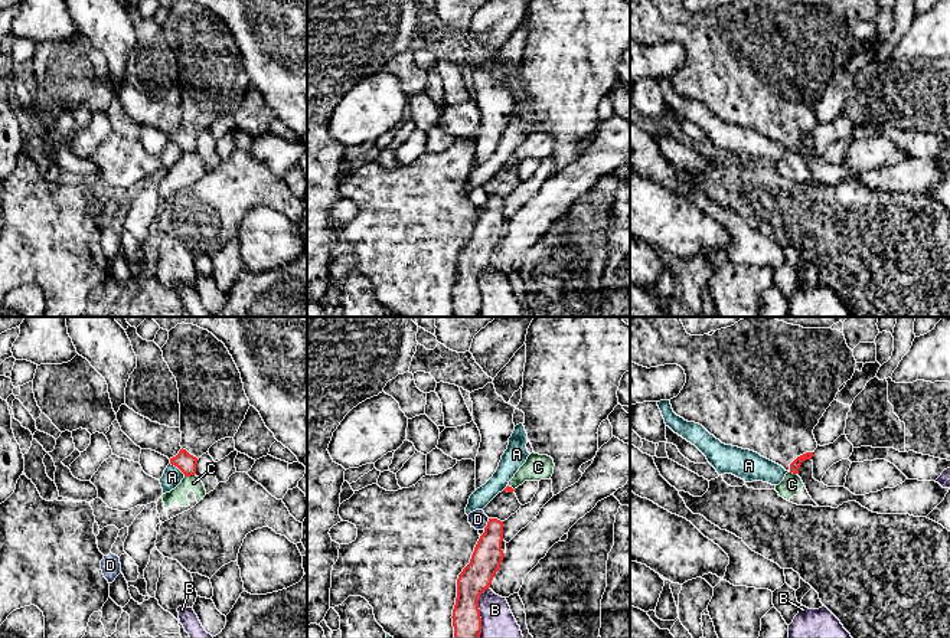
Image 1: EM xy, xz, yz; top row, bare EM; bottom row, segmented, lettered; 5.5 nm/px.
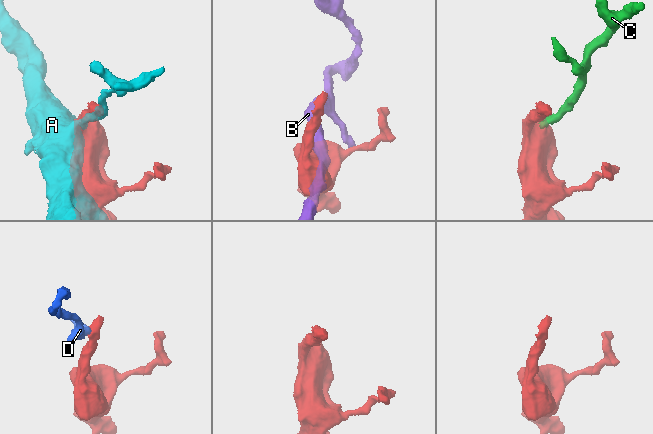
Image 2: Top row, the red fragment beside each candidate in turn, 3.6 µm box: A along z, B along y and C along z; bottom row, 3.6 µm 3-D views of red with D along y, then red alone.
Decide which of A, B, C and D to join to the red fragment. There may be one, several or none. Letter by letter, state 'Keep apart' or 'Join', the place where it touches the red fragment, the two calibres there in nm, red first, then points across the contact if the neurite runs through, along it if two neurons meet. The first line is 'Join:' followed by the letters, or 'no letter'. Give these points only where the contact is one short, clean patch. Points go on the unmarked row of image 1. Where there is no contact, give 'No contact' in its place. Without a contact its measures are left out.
Join: no letter
A: Keep apart. Touches red at xy (178, 144). Thickness 110 nm (red) against 110 nm
B: Keep apart. Touches red at xz (479, 290). Thickness 170 nm (red) against 240 nm
C: Keep apart. Touches red at xy (189, 153). Thickness 110 nm (red) against 90 nm. Boundary: xy (193, 151), (185, 154)
D: Keep apart. Touches red at xz (487, 200). Thickness 170 nm (red) against 100 nm. Boundary: xz (489, 196), (483, 205)

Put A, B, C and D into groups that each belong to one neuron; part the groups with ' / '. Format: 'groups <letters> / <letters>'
groups A / B / C / D

